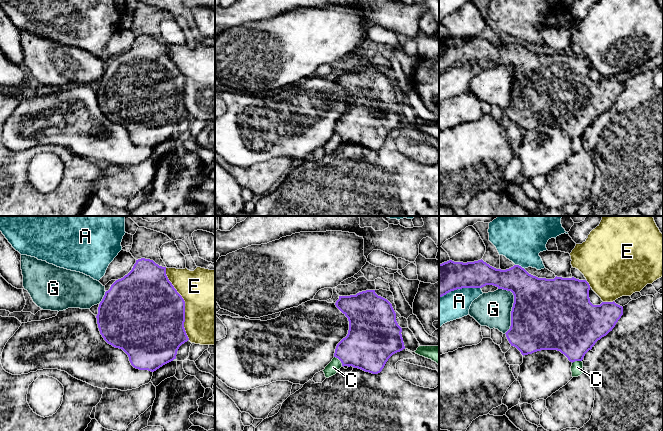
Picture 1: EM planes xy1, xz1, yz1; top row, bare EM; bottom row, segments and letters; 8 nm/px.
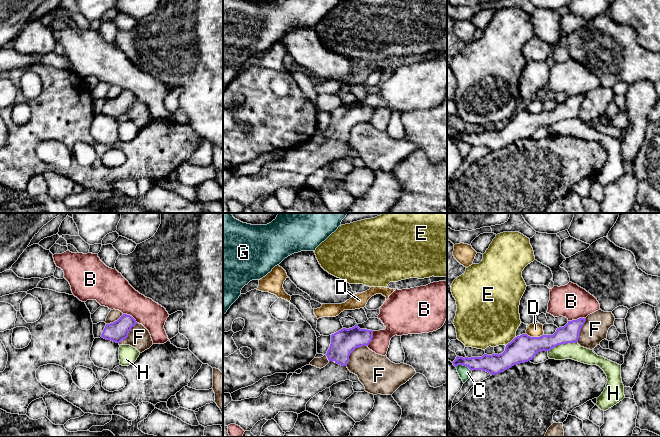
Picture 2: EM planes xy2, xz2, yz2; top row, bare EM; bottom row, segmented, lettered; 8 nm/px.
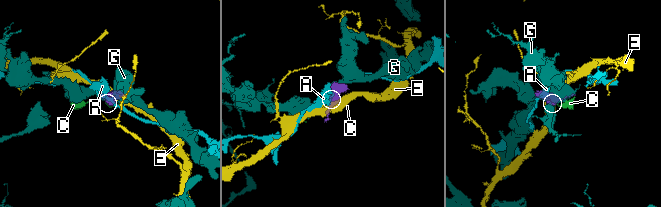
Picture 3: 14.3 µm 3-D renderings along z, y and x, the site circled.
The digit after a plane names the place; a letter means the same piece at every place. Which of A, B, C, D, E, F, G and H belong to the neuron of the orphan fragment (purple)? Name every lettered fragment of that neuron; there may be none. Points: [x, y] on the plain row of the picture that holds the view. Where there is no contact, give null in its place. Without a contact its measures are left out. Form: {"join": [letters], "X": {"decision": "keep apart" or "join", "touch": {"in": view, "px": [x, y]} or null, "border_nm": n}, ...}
{"join": [], "A": {"decision": "keep apart", "touch": {"in": "yz1", "px": [459, 64]}, "border_nm": 340}, "B": {"decision": "keep apart", "touch": {"in": "yz2", "px": [577, 95]}, "border_nm": 150}, "C": {"decision": "keep apart", "touch": {"in": "yz2", "px": [464, 141]}, "border_nm": 130}, "D": {"decision": "keep apart", "touch": {"in": "yz2", "px": [535, 113]}, "border_nm": 140}, "E": {"decision": "keep apart", "touch": {"in": "xy1", "px": [184, 79]}, "border_nm": 600}, "F": {"decision": "keep apart", "touch": {"in": "xz2", "px": [352, 127]}, "border_nm": 240}, "G": {"decision": "keep apart", "touch": {"in": "yz1", "px": [513, 82]}, "border_nm": 380}, "H": {"decision": "keep apart", "touch": {"in": "yz2", "px": [562, 119]}, "border_nm": 260}}

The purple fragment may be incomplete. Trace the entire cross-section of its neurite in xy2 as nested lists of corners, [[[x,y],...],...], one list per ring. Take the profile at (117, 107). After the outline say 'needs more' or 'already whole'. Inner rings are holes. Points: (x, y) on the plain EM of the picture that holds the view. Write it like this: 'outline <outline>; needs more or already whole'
outline [[[123,90],[117,97],[106,100],[101,113],[120,119],[128,113],[129,107],[137,100],[136,96],[127,90]]]; already whole

